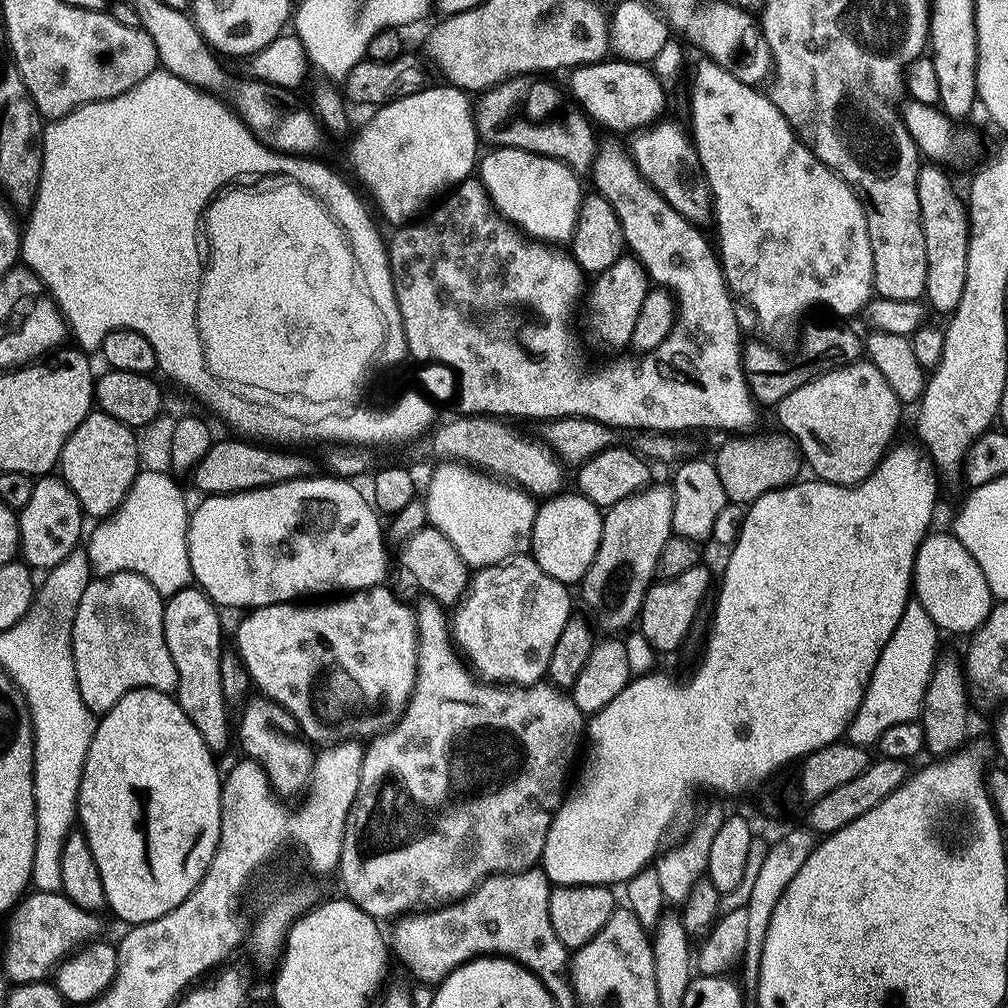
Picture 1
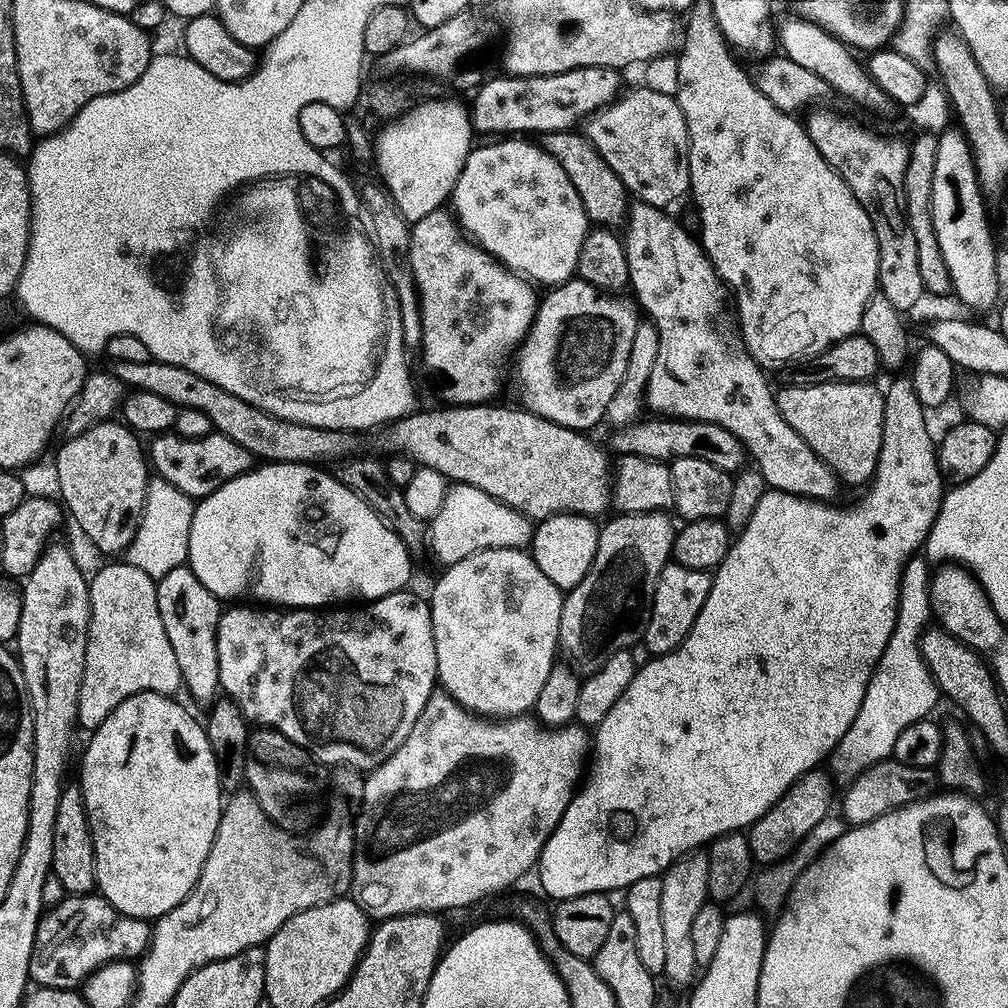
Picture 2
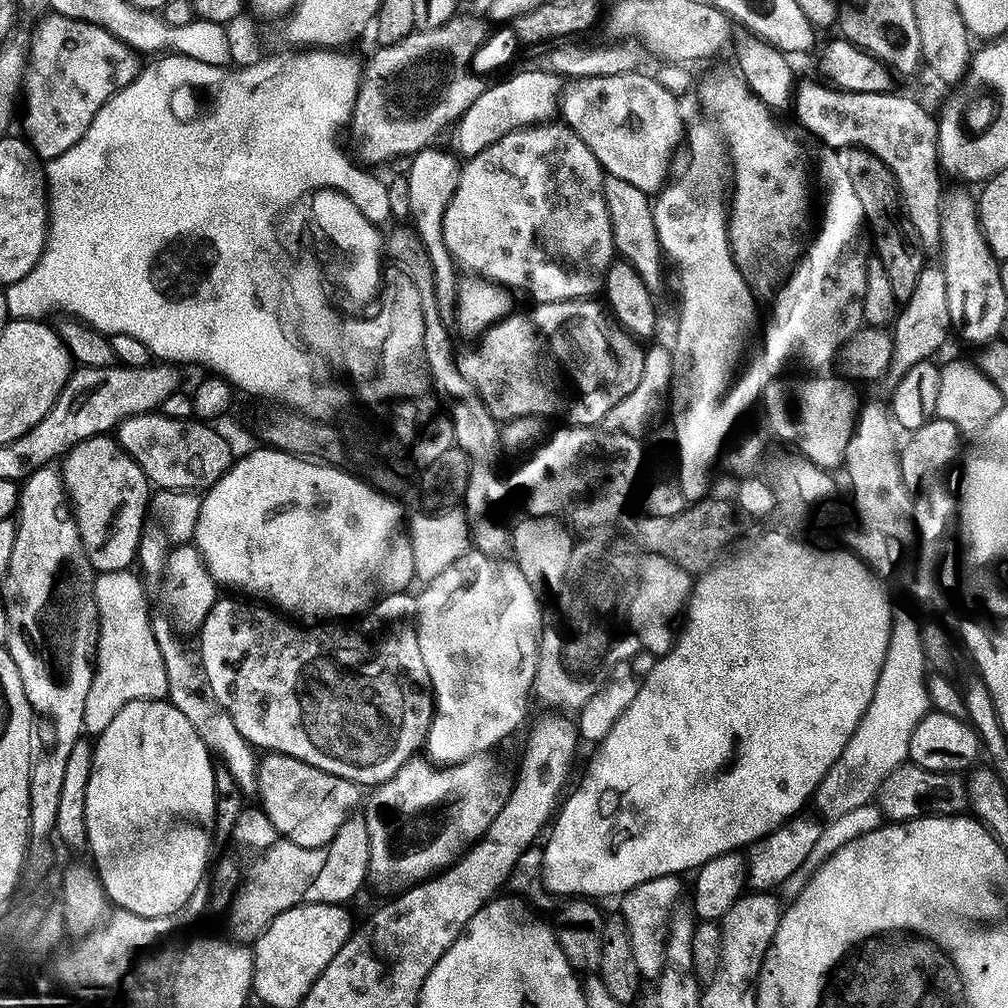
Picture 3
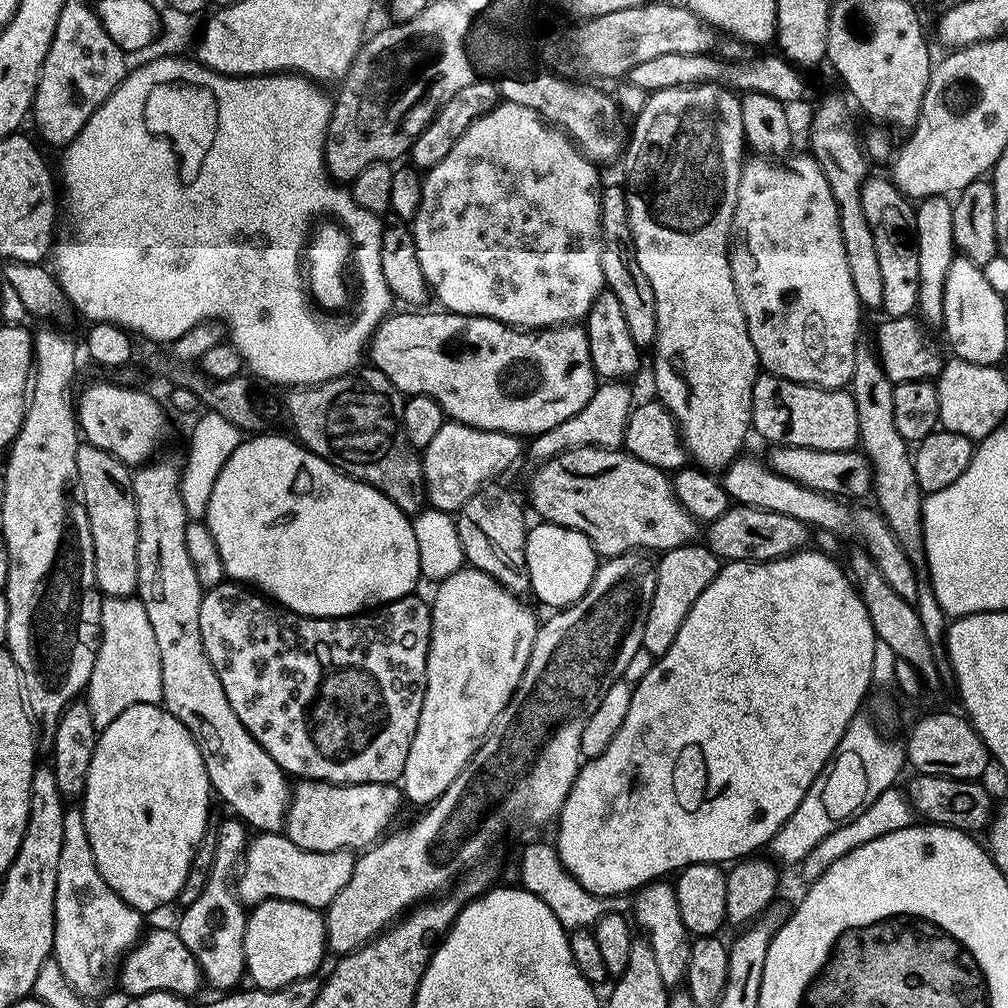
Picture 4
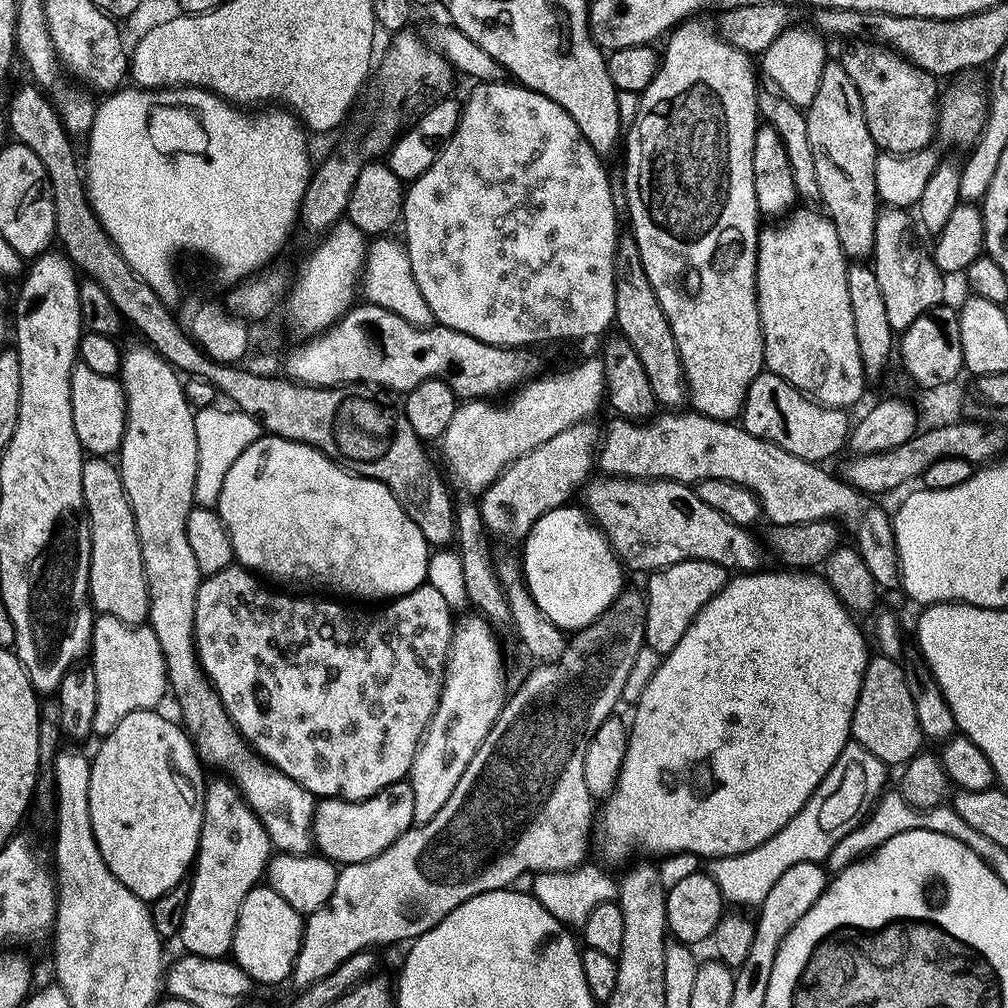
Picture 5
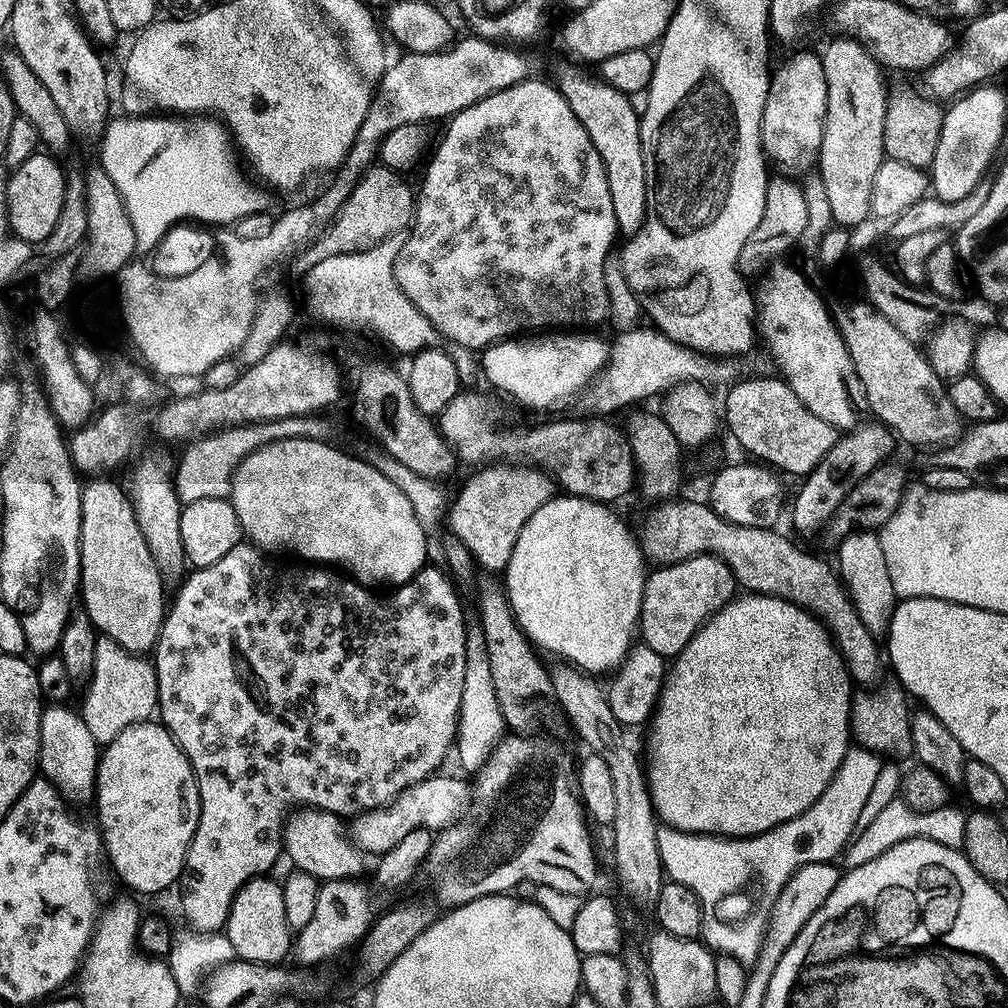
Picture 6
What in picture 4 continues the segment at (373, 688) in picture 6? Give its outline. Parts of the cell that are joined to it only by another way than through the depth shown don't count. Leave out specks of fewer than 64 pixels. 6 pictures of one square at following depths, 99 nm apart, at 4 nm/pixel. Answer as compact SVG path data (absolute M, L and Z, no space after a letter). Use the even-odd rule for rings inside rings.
M223 582L224 584L216 584L212 589L207 589L202 598L202 606L200 607L200 617L198 618L198 626L202 630L202 642L206 654L210 658L210 662L214 666L214 670L218 674L218 682L222 682L222 690L226 690L226 698L230 698L230 706L234 710L234 714L238 714L238 718L242 722L242 726L246 726L246 730L258 741L263 748L270 754L270 758L274 758L274 762L278 762L278 766L284 769L289 777L299 778L300 780L318 780L326 784L391 784L399 781L404 775L404 767L406 766L406 754L410 754L410 746L414 742L414 730L418 730L418 718L422 714L422 702L424 701L424 691L426 690L426 666L428 665L428 647L430 646L430 638L432 637L432 609L427 599L423 600L420 594L403 596L400 600L395 600L389 604L385 604L375 610L365 611L363 614L355 616L329 616L327 618L317 618L315 616L299 616L297 612L289 612L287 608L281 608L279 604L271 599L265 598L263 595L257 594L255 591L249 590L247 587L241 586L236 582ZM227 818L219 821L217 853L214 854L212 875L206 882L202 894L198 895L192 905L185 907L180 913L178 931L182 942L186 942L186 950L194 954L203 979L208 980L216 990L232 990L246 976L244 962L244 927L248 921L245 905L233 891L233 877L237 875L244 849L247 848L250 832L239 819Z

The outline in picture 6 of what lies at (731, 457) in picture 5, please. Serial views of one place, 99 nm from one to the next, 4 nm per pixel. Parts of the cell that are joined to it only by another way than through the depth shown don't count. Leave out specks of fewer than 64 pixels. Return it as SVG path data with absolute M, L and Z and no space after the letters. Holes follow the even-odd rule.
M468 390L454 397L438 417L440 436L455 452L461 465L491 466L501 463L539 468L541 472L550 473L553 481L559 487L561 484L567 495L585 496L587 500L599 500L601 504L611 505L612 500L622 499L631 488L637 487L637 470L627 435L608 423L612 422L604 418L588 418L585 424L580 420L554 420L538 428L499 428L483 402Z

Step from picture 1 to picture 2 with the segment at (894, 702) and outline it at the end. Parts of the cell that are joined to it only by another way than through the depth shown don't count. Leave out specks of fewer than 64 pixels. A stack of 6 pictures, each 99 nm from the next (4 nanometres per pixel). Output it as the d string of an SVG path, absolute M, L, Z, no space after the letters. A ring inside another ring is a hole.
M917 554L904 565L904 572L900 576L900 601L896 607L894 630L890 634L890 642L886 642L886 650L882 650L882 658L872 672L866 698L862 706L858 706L858 718L850 722L850 730L842 734L838 746L832 751L830 772L837 781L852 780L862 770L874 766L880 760L889 759L894 742L898 742L898 734L902 734L906 726L933 715L932 707L936 704L938 689L920 653L920 639L933 619L929 583L929 561Z

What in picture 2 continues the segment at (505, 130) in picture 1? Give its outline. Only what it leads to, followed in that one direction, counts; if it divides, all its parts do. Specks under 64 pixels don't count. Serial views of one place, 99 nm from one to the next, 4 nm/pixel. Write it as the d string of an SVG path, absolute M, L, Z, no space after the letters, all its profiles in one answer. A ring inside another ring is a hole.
M577 132L543 133L542 146L567 170L568 177L574 182L574 190L578 190L582 198L589 221L596 226L615 229L616 224L625 223L630 207L630 193L587 136Z

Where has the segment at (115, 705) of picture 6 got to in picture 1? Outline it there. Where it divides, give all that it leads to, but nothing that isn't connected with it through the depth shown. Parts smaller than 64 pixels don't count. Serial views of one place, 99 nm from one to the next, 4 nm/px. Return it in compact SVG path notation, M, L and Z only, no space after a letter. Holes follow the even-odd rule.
M115 572L114 574L110 574L109 576L96 576L95 578L89 580L88 585L86 586L86 590L82 590L82 598L78 602L78 606L76 607L76 613L74 614L74 618L72 619L70 625L70 635L72 637L72 657L74 658L74 670L76 671L76 681L78 682L78 690L82 694L82 702L85 704L93 714L103 714L111 710L114 705L123 698L127 692L132 692L136 688L156 688L160 692L171 693L173 689L175 689L176 683L178 682L178 674L175 670L175 664L173 659L170 656L170 652L167 650L166 646L166 638L164 637L164 601L165 597L160 596L158 594L158 590L154 590L154 586L150 586L150 582L146 582L146 578L142 578L142 574L134 574L133 572Z

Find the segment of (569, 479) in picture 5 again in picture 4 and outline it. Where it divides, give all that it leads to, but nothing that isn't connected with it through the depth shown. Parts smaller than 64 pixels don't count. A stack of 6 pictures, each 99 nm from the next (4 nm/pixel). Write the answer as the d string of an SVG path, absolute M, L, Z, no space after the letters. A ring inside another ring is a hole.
M604 382L596 389L596 393L566 422L554 426L543 432L541 436L531 441L532 452L537 456L537 461L547 462L561 454L570 452L574 448L615 448L619 449L624 443L628 415L632 413L634 399L632 392L624 382Z

